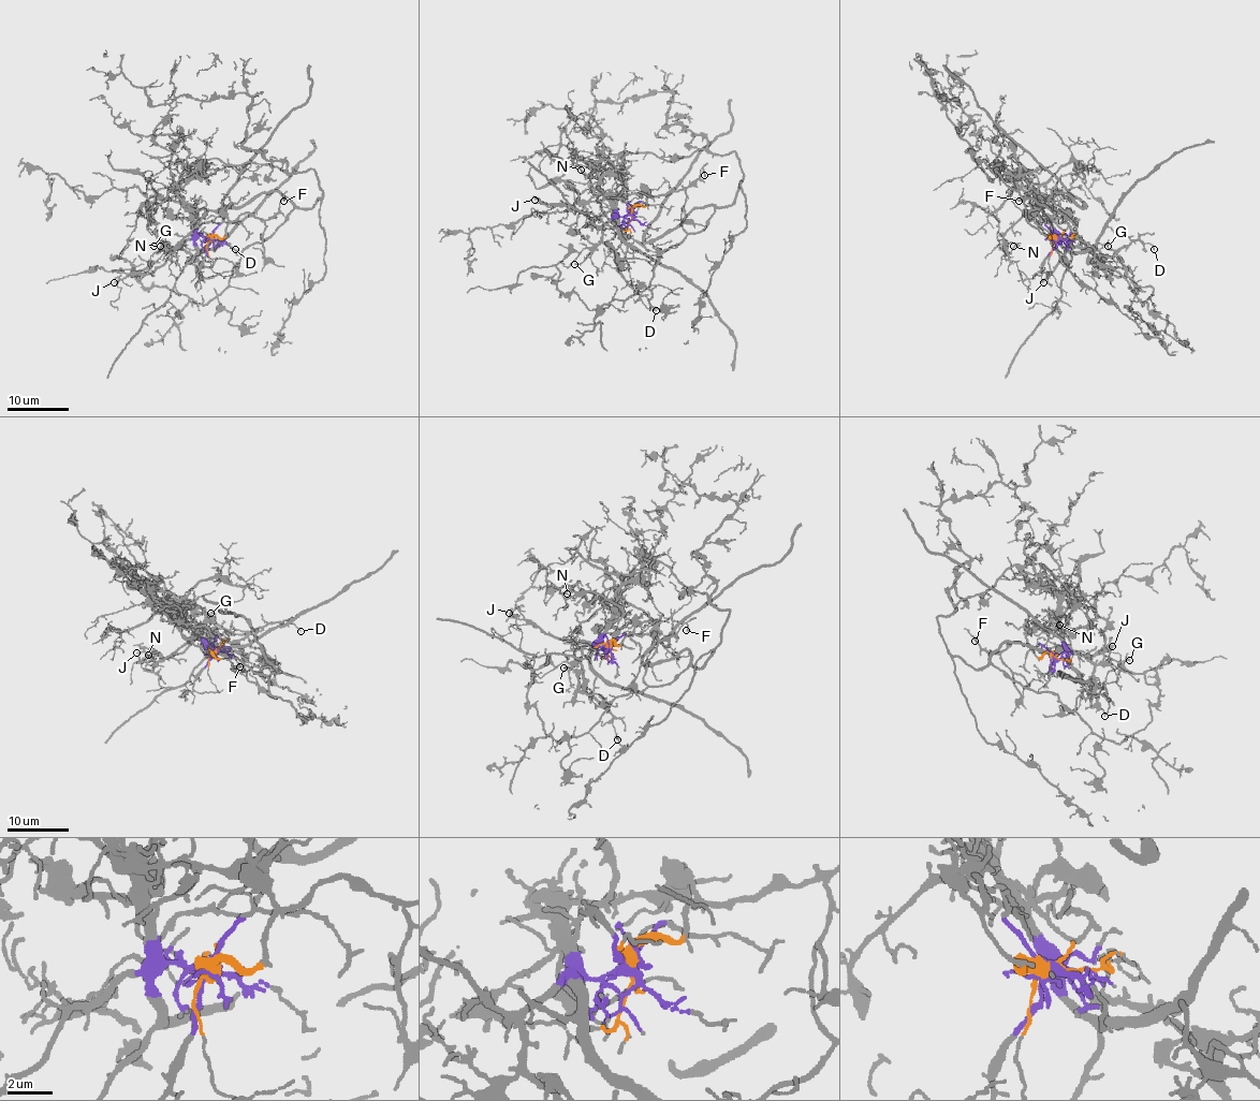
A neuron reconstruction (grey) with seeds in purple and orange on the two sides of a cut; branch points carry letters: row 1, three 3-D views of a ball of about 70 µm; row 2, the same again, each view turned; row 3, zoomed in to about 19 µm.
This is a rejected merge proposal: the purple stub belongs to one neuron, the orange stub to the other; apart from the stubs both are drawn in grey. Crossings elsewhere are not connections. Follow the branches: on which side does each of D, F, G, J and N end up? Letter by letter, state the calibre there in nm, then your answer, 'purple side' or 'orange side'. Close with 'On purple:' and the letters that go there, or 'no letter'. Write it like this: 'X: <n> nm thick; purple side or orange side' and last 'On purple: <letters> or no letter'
D: 110 nm thick; purple side
F: 120 nm thick; orange side
G: 130 nm thick; purple side
J: 140 nm thick; purple side
N: 100 nm thick; purple side
On purple: D, G, J, N

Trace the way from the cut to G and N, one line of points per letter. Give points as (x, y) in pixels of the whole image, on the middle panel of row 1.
G: (631, 215), (612, 217), (602, 226), (600, 244), (582, 262), (574, 264)
N: (631, 215), (620, 216), (616, 208), (616, 202), (627, 190), (627, 181), (606, 159), (579, 159), (581, 170)

